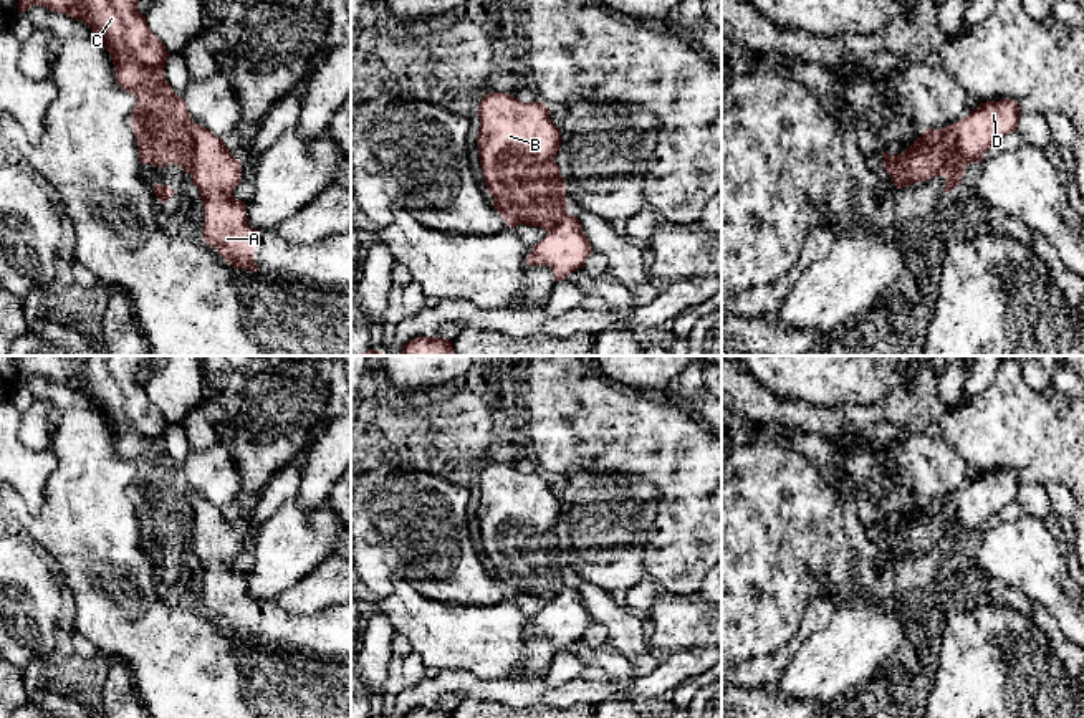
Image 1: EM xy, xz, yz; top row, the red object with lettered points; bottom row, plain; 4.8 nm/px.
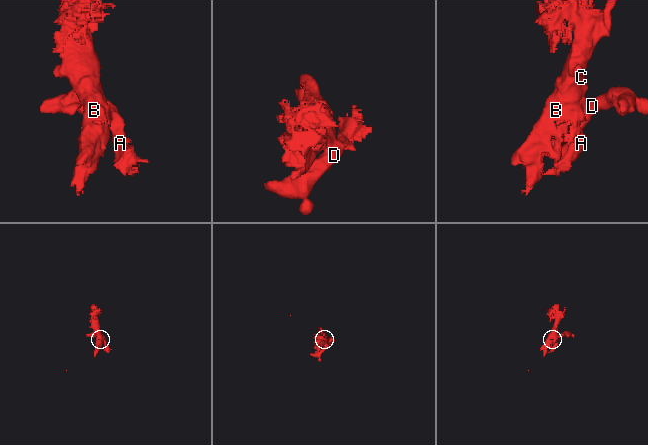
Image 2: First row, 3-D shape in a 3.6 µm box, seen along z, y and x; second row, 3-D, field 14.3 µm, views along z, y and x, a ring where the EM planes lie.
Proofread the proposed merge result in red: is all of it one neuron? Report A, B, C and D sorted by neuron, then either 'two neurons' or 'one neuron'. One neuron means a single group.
groups A D / B C; two neurons

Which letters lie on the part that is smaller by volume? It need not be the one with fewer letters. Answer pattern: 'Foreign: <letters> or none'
Foreign: A, D

